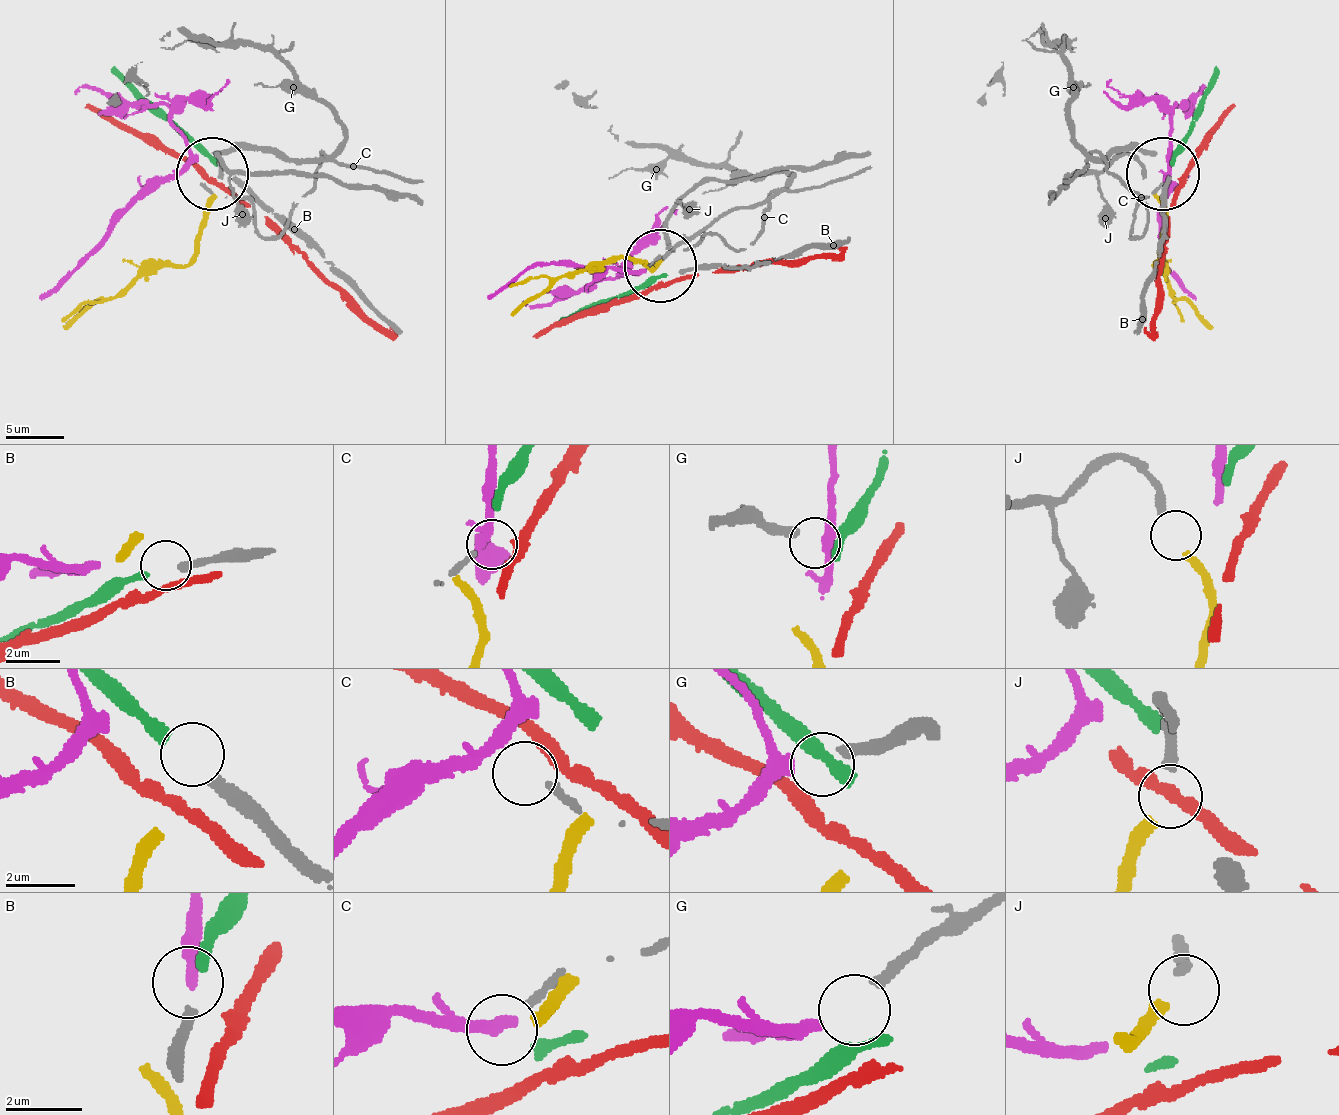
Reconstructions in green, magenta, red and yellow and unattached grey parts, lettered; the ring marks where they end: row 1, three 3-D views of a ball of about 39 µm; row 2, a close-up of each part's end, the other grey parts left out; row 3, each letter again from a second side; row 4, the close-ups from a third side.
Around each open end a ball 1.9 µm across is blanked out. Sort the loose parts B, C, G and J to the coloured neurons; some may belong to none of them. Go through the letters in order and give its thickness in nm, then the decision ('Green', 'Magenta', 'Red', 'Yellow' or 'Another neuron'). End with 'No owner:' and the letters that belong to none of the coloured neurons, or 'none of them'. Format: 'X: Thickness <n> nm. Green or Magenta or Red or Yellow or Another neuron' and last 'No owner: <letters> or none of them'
B: Thickness 280 nm. Green
C: Thickness 200 nm. Another neuron
G: Thickness 320 nm. Magenta
J: Thickness 320 nm. Yellow
No owner: C

